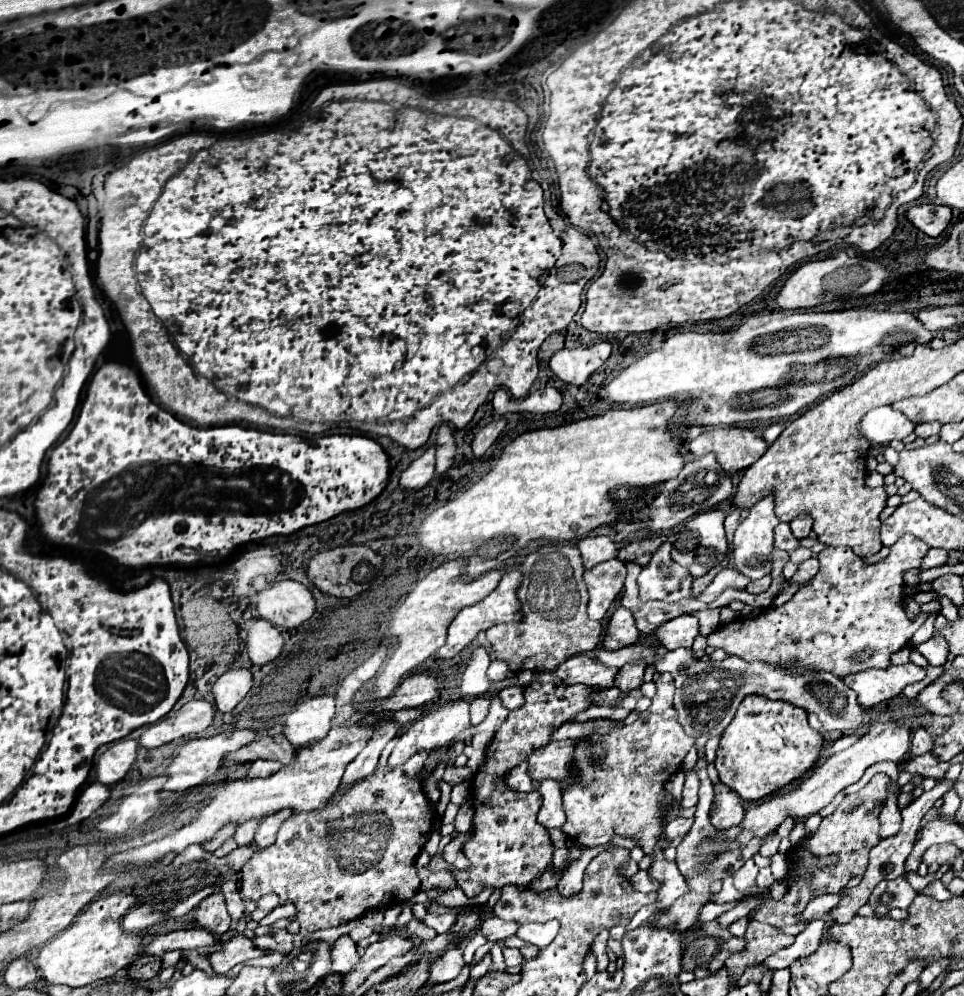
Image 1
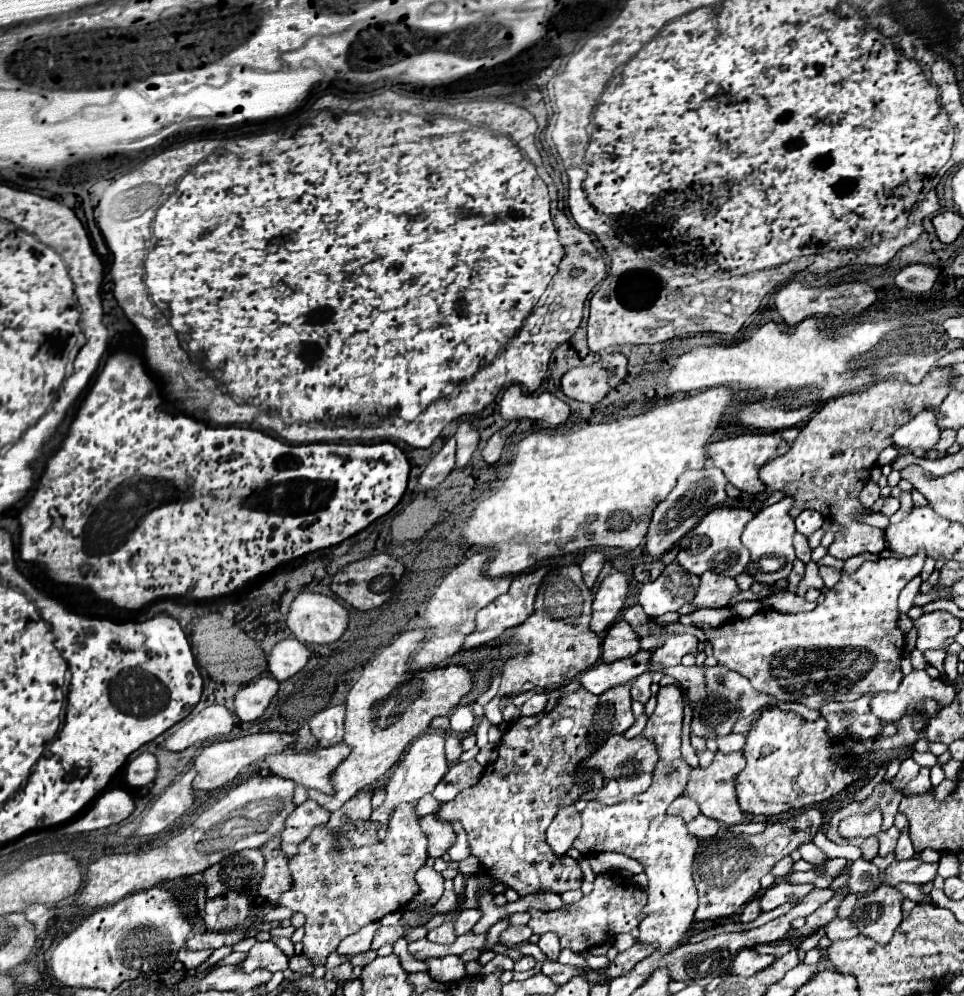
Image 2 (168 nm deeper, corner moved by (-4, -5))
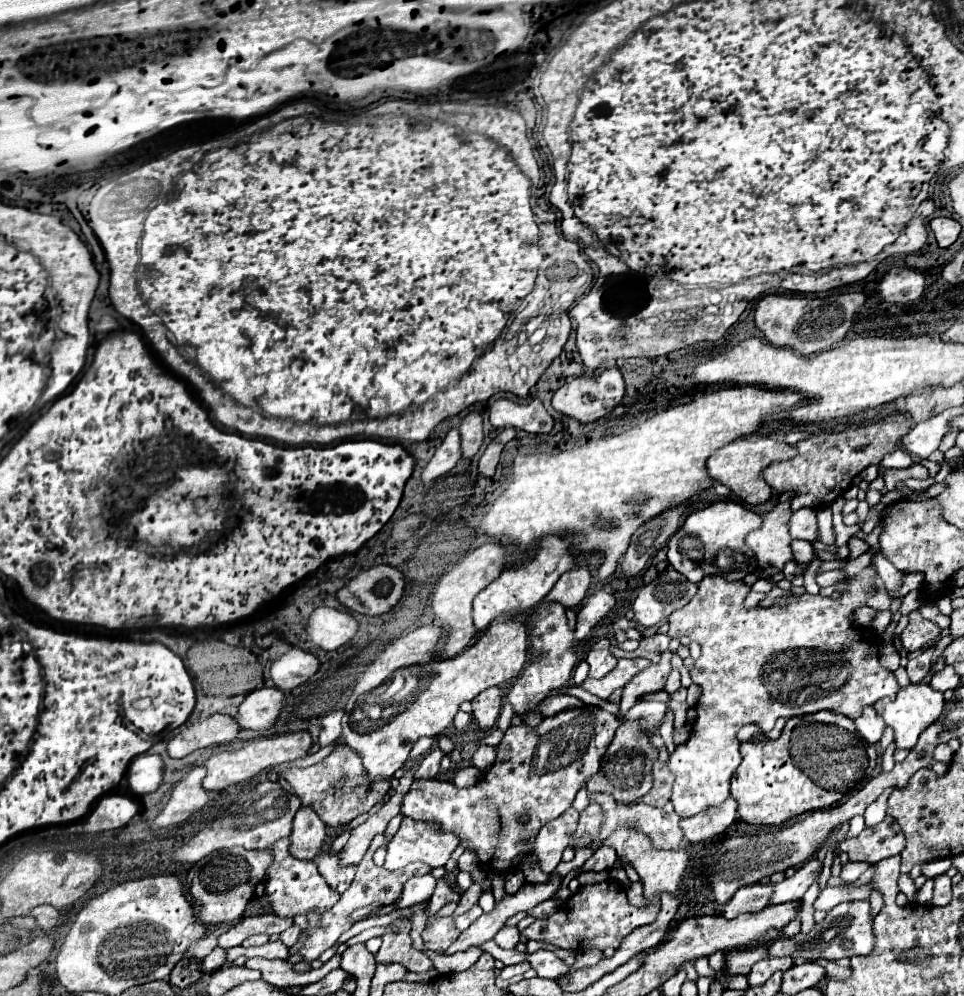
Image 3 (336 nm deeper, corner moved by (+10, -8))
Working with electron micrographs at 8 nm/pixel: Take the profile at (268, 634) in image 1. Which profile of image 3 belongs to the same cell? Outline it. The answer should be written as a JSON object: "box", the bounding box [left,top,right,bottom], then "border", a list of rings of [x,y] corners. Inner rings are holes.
{"box":[272,649,320,691],"border":[[[290,649],[286,655],[272,663],[272,681],[282,691],[292,691],[294,687],[306,683],[320,669],[318,657],[302,649]]]}

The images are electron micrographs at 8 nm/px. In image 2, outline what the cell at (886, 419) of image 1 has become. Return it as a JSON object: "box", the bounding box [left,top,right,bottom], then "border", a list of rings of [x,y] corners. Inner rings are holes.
{"box":[892,410,940,450],"border":[[[924,410],[916,414],[908,424],[896,428],[896,432],[892,434],[892,442],[900,450],[914,450],[914,448],[932,450],[936,440],[940,438],[940,428],[936,420],[938,416],[934,412]]]}

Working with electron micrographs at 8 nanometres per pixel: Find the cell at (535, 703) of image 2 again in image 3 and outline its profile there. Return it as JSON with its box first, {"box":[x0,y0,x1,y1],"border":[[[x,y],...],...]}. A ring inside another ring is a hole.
{"box":[536,693,586,717],"border":[[[552,693],[550,697],[546,697],[542,701],[542,705],[538,705],[536,709],[548,717],[548,715],[556,715],[560,711],[566,711],[566,709],[574,709],[574,707],[586,707],[578,697],[572,697],[572,695],[566,695],[566,693]]]}

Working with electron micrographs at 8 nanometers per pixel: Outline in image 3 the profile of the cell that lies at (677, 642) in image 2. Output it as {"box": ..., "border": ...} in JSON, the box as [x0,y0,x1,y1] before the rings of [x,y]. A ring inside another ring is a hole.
{"box":[618,651,672,721],"border":[[[666,651],[660,659],[660,663],[650,665],[646,671],[640,671],[624,689],[622,689],[622,701],[620,701],[620,713],[618,719],[622,721],[630,707],[634,707],[644,695],[662,691],[666,685],[666,679],[672,671],[670,667],[670,651]]]}

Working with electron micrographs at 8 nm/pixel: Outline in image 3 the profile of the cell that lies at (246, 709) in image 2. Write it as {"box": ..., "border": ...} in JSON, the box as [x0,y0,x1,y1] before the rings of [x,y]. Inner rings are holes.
{"box":[236,687,286,731],"border":[[[276,687],[254,689],[252,693],[246,695],[244,703],[238,707],[236,721],[244,729],[266,731],[274,727],[274,723],[278,721],[284,709],[284,701],[286,701],[286,693],[282,693]]]}

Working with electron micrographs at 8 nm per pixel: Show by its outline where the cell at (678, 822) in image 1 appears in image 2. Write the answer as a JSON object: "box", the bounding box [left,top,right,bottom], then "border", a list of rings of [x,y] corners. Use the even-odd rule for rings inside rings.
{"box":[686,814,718,840],"border":[[[700,814],[694,820],[690,820],[686,824],[686,828],[688,828],[690,834],[698,836],[698,840],[708,840],[708,838],[712,838],[718,832],[718,822],[716,820],[710,820],[710,818],[706,818],[706,816]]]}

